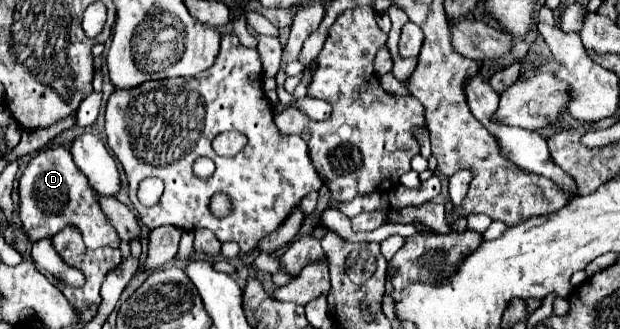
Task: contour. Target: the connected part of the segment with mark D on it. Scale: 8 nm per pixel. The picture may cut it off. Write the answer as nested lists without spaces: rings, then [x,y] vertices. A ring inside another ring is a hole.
[[[50,147],[40,151],[24,169],[24,177],[20,179],[20,223],[28,233],[30,241],[38,241],[44,237],[56,235],[56,231],[64,229],[66,225],[80,227],[84,235],[84,243],[88,247],[118,247],[120,237],[116,229],[106,221],[104,213],[100,211],[86,175],[76,167],[72,155],[66,147]]]

